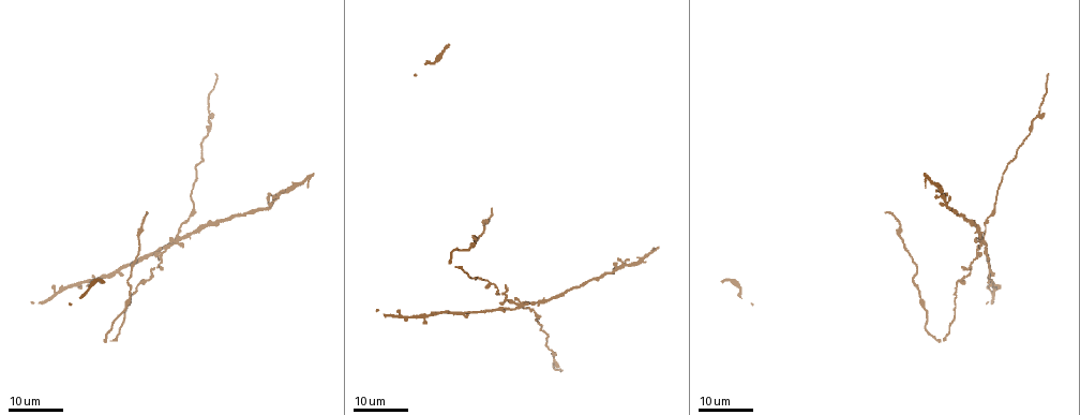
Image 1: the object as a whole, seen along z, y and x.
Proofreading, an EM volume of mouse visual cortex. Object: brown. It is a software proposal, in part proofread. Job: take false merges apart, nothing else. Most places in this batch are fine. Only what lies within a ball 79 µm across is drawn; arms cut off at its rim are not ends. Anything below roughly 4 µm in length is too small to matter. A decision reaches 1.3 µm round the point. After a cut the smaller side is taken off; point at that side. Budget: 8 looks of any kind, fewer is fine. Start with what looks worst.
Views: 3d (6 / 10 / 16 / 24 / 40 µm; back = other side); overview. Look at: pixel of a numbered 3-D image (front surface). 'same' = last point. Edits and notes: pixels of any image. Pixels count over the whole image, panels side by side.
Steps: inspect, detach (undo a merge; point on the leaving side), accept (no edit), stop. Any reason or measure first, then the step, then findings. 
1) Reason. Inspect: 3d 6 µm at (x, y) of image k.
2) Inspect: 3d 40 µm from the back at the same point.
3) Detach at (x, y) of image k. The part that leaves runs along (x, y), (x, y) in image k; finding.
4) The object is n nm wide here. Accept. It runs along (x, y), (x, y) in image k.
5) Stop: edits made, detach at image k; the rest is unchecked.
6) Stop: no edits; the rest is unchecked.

Thick turns thin. Inspect: 3d 24 µm at (160, 263) of image 1.

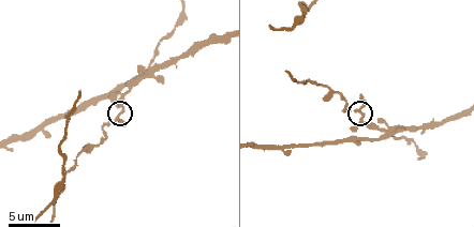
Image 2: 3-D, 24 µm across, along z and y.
Inspect: 3d 10 µm at (360, 112) of image 2.

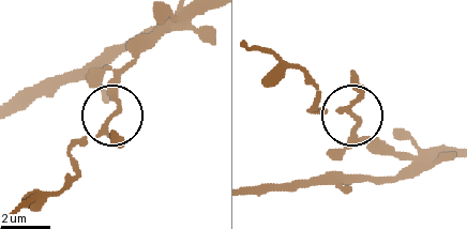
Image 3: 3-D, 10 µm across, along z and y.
3 arms meet here. Accept. All the same neuron.

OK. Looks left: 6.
Thin arm on a thick one. Inspect: 3d 10 µm at (157, 65) of image 2.

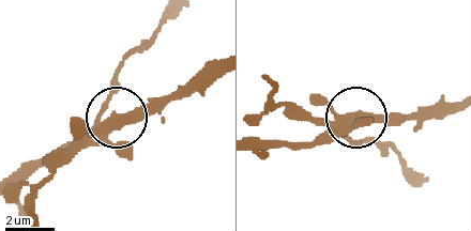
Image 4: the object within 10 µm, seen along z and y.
3 arms meet here. Accept. It runs along (33, 219), (42, 183), (109, 122), (146, 116), (186, 97) in image 4; continuous, no second neuron.

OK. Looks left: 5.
Thick turns thin. Inspect: 3d 16 µm at (60, 143) of image 2.

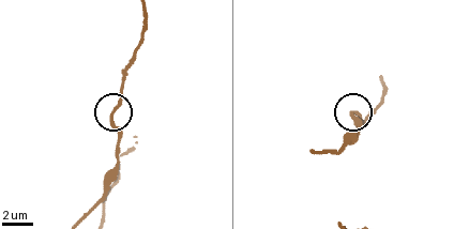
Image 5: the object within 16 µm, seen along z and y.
Accept. It runs along (85, 212), (115, 163), (119, 136), (111, 120), (125, 79) in image 5; continuous, no second neuron.

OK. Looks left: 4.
Thick turns thin. Inspect: 3d 16 µm at (900, 239) of image 1.

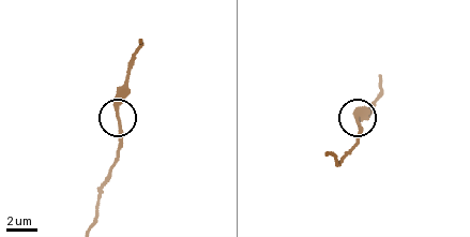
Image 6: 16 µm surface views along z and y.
Zoom in. Inspect: 3d 6 µm at (356, 117) of image 6.

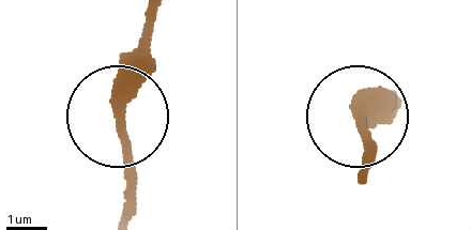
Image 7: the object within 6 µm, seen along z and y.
The object is 290 nm wide here. Accept. Continuous, no second neuron.

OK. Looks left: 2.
Stop: no edits; the rest is unchecked.

